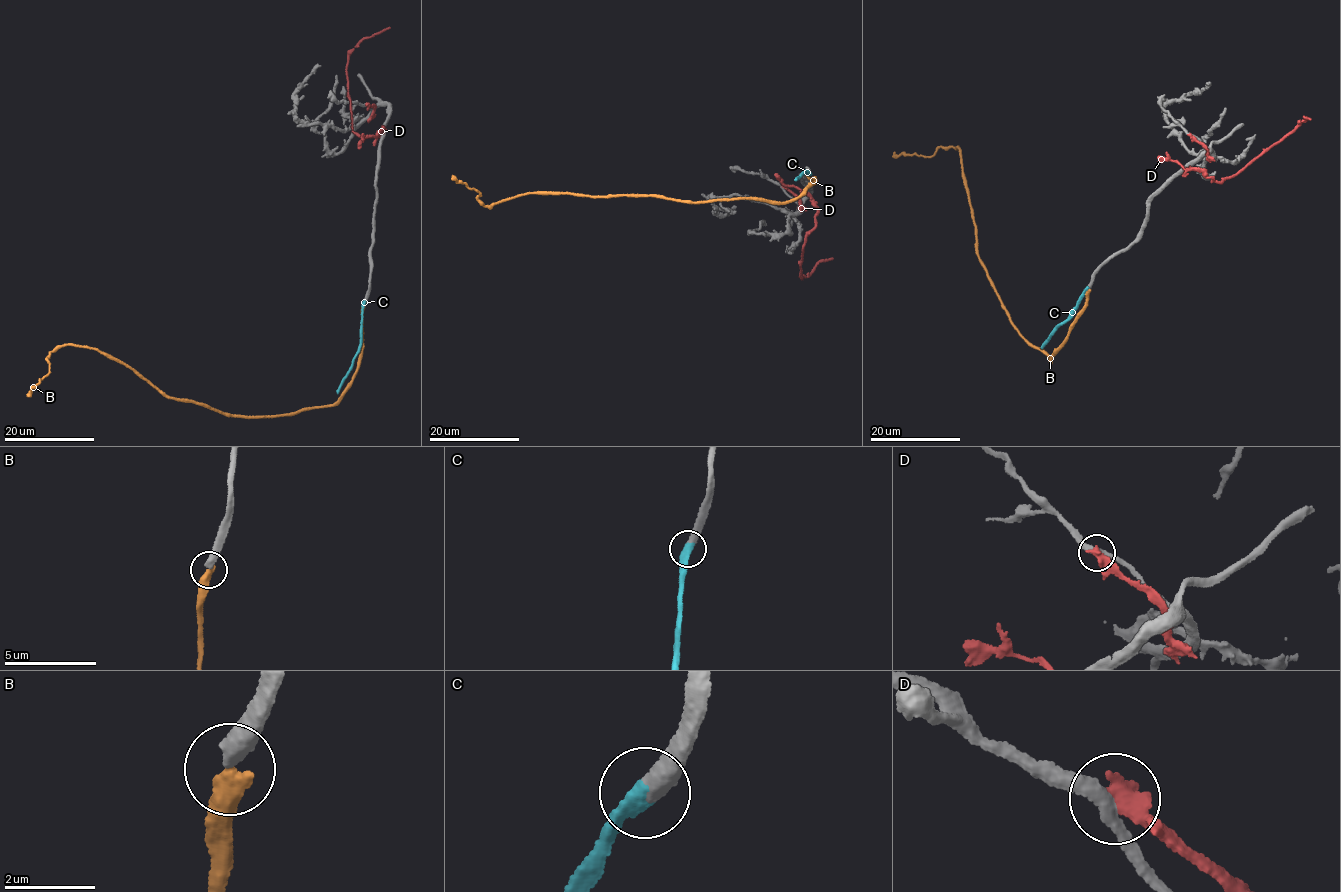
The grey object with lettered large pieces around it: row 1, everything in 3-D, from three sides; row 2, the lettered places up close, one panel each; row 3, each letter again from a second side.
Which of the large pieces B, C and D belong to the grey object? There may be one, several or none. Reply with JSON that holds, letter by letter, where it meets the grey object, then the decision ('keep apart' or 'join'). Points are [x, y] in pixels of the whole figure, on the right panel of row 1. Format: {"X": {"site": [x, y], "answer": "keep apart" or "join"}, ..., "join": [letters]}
{"B": {"site": [1088, 289], "answer": "keep apart"}, "C": {"site": [1087, 288], "answer": "join"}, "D": {"site": [1190, 135], "answer": "keep apart"}, "join": ["C"]}

